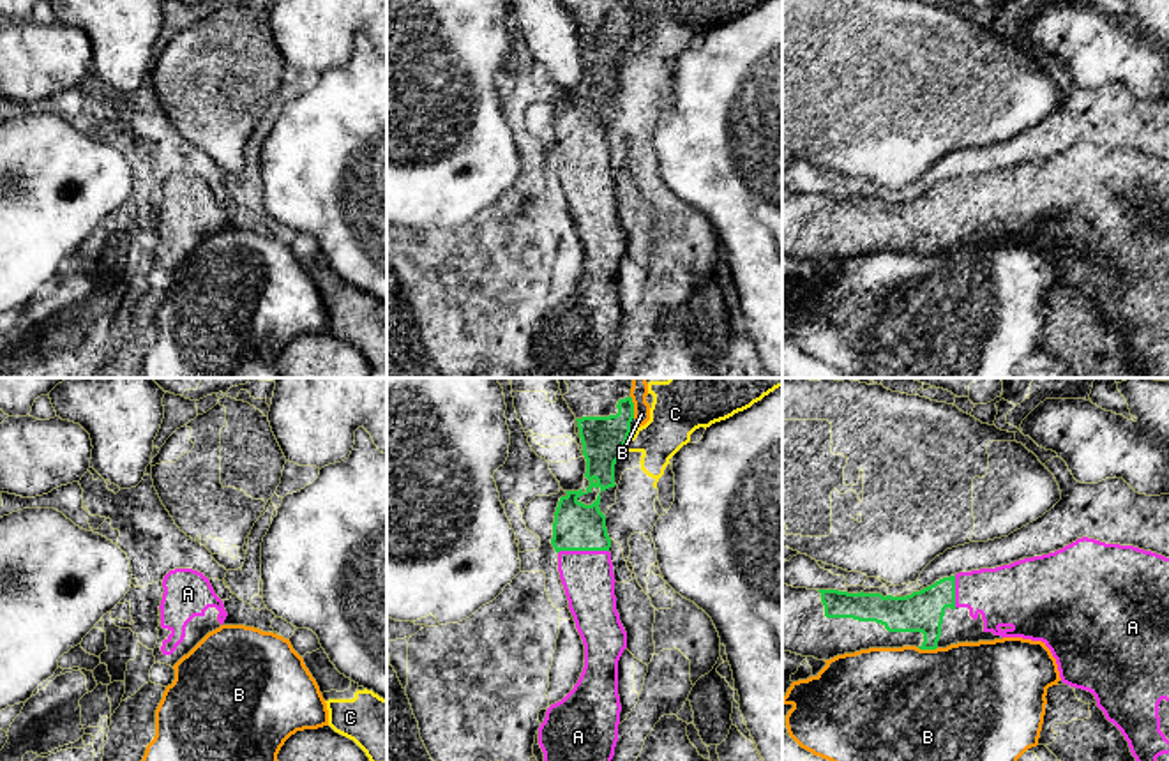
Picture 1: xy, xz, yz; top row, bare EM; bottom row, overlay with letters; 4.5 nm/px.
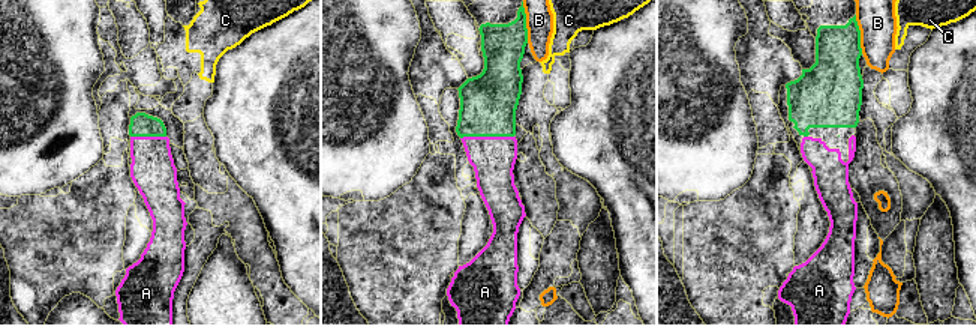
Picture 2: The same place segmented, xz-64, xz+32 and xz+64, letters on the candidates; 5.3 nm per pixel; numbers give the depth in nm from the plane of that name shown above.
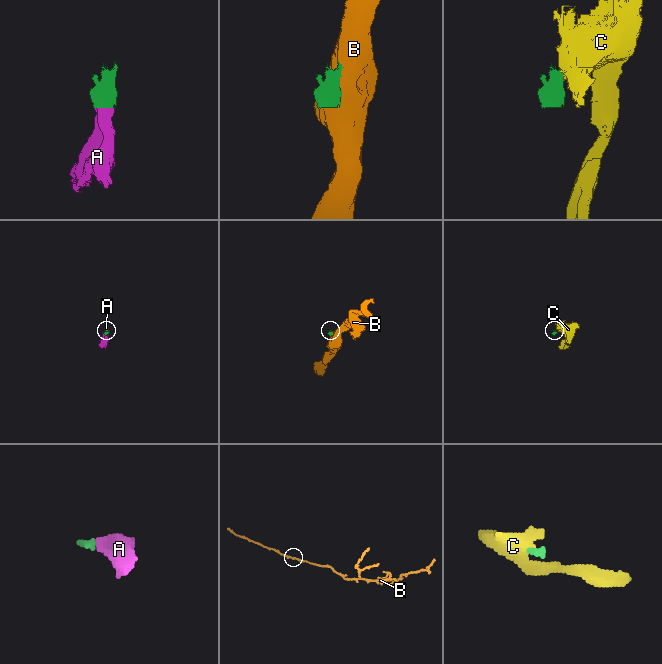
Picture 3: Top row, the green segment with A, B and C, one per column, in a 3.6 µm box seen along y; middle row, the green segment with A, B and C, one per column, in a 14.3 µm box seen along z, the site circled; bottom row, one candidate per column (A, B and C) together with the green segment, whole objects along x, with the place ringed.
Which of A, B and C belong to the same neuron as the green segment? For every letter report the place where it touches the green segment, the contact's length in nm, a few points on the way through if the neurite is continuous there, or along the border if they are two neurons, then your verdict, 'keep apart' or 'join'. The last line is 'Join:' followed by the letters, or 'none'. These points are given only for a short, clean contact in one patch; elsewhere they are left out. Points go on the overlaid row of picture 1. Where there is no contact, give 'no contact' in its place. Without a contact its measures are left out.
A: contact xz (583, 550); length 240 nm; join
B: contact xz (633, 406); length 110 nm; keep apart
C: contact xz (625, 442); length 60 nm; border xz (629, 438), (622, 447); keep apart
Join: A

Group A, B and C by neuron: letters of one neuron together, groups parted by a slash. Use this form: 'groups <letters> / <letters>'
groups A / B / C

